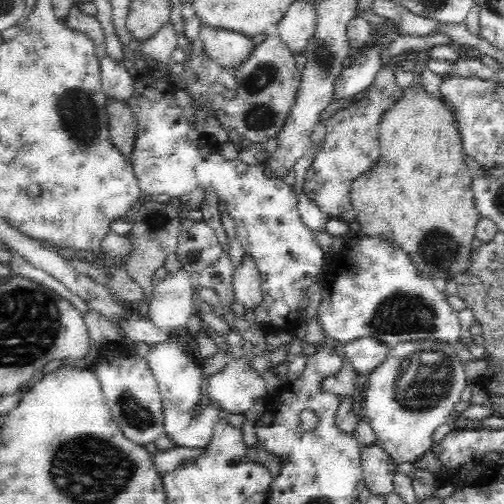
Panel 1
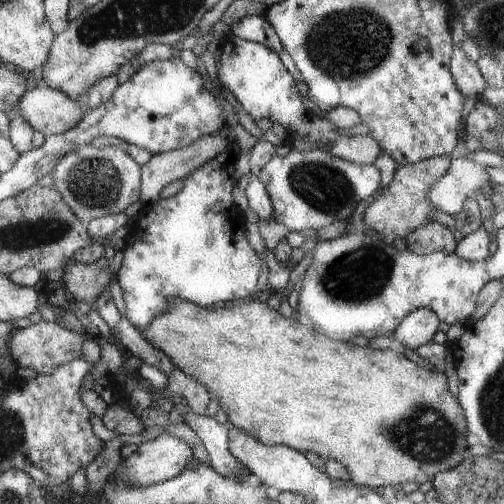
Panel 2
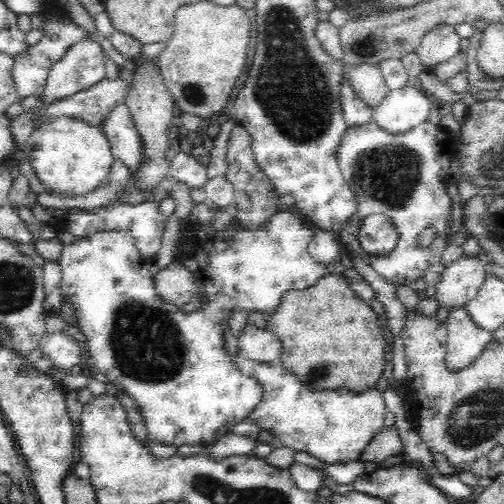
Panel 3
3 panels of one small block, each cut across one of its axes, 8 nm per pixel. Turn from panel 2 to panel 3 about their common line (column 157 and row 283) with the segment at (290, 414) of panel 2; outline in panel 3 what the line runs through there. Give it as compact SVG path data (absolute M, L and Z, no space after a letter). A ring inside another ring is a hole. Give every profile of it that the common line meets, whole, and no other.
M340 272L328 274L320 278L316 286L308 290L292 290L288 292L278 310L268 318L268 330L280 340L280 364L292 376L296 376L304 386L312 390L348 390L350 394L364 394L366 390L376 388L376 384L384 378L386 370L386 354L388 354L388 332L378 320L380 316L374 312L370 304L360 300L342 278Z

